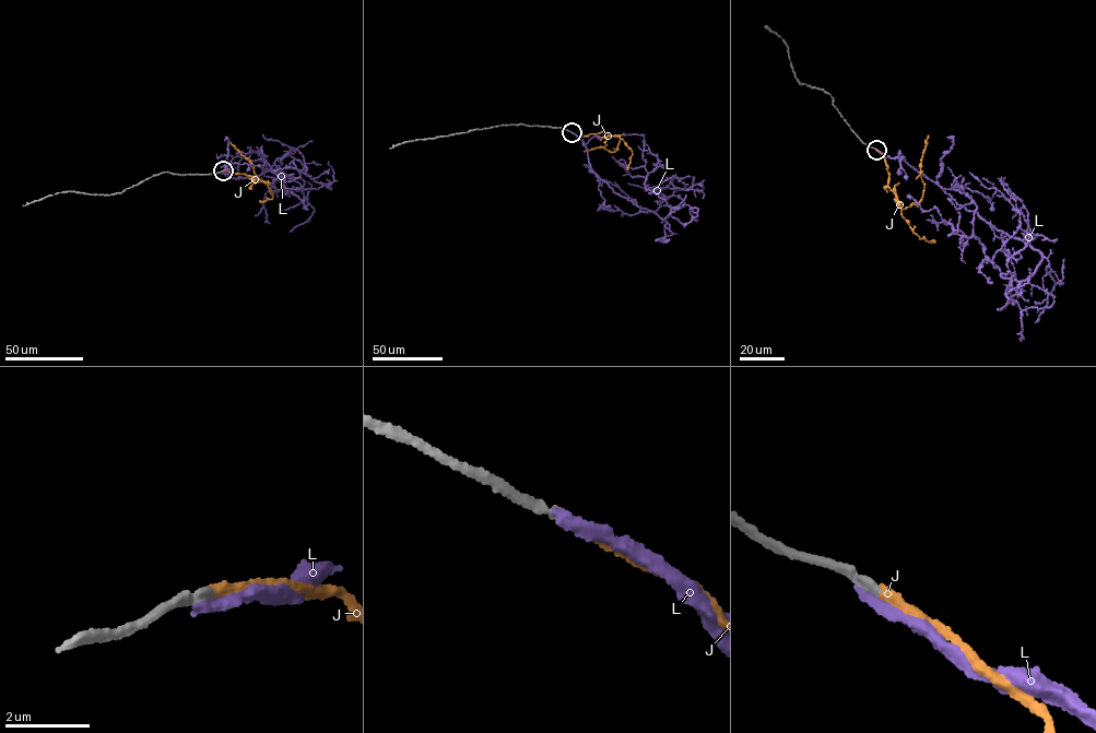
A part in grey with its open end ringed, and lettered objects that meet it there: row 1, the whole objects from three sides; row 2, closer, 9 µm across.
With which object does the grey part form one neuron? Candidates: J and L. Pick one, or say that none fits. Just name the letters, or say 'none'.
J

